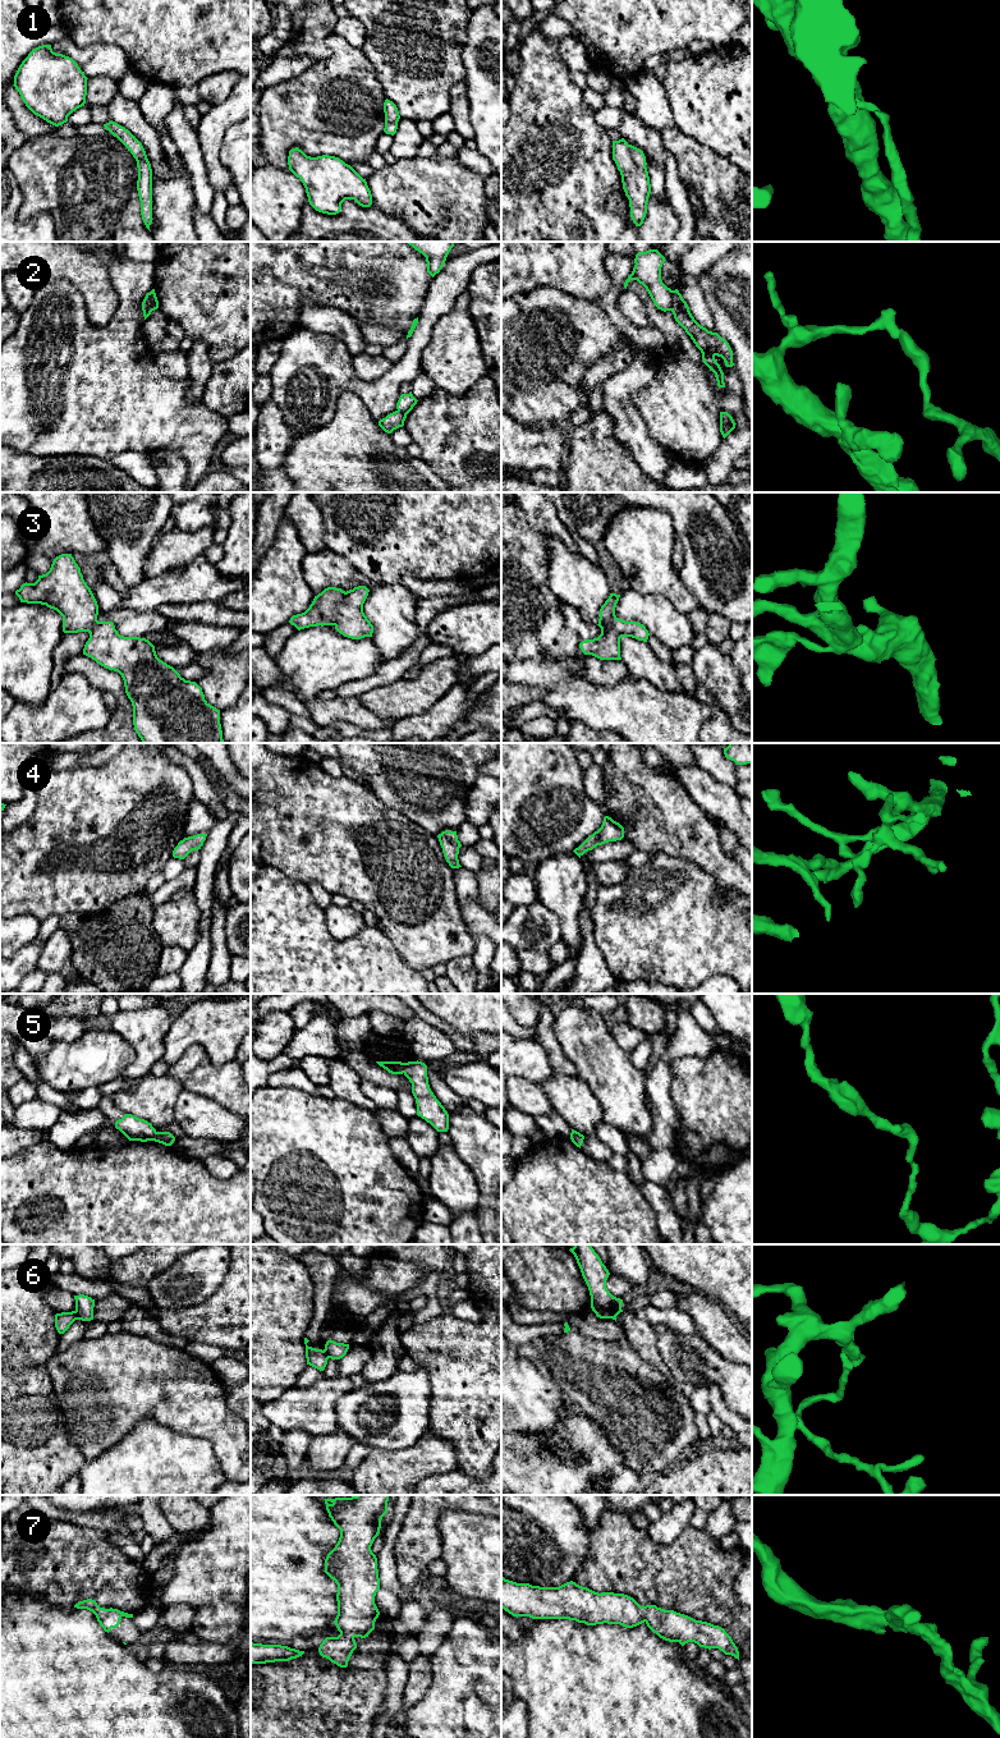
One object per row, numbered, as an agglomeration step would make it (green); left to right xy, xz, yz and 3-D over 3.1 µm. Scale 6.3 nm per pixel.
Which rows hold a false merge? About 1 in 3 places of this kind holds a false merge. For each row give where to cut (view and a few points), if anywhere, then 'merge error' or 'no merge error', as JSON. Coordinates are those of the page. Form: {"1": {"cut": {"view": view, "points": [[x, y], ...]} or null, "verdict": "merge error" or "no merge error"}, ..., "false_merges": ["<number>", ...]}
{"1": {"cut": null, "verdict": "no merge error"}, "2": {"cut": {"view": "yz", "points": [[673, 290], [669, 310]]}, "verdict": "merge error"}, "3": {"cut": null, "verdict": "no merge error"}, "4": {"cut": null, "verdict": "no merge error"}, "5": {"cut": {"view": "xz", "points": [[406, 1063], [402, 1072]]}, "verdict": "merge error"}, "6": {"cut": {"view": "xy", "points": [[74, 1311], [78, 1319]]}, "verdict": "merge error"}, "7": {"cut": null, "verdict": "no merge error"}, "false_merges": ["2", "5", "6"]}

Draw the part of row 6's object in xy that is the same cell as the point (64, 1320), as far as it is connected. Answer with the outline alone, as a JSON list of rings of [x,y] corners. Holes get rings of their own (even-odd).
[[[75,1311],[55,1315],[55,1327],[59,1334],[64,1334],[69,1326],[78,1320]]]

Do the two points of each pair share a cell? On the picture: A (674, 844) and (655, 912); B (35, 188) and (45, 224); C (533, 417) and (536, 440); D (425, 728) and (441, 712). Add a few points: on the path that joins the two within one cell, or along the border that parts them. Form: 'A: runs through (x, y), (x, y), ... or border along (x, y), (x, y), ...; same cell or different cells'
A: border along (668, 854), (686, 858), (698, 867); different cells
B: border along (22, 193), (18, 219), (46, 214), (55, 228); different cells
C: border along (514, 418), (526, 426), (556, 425), (559, 427); different cells
D: runs through (427, 724), (437, 716); same cell

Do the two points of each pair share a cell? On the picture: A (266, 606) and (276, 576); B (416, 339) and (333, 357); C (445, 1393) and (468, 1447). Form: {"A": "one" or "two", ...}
{"A": "one", "B": "one", "C": "one"}

